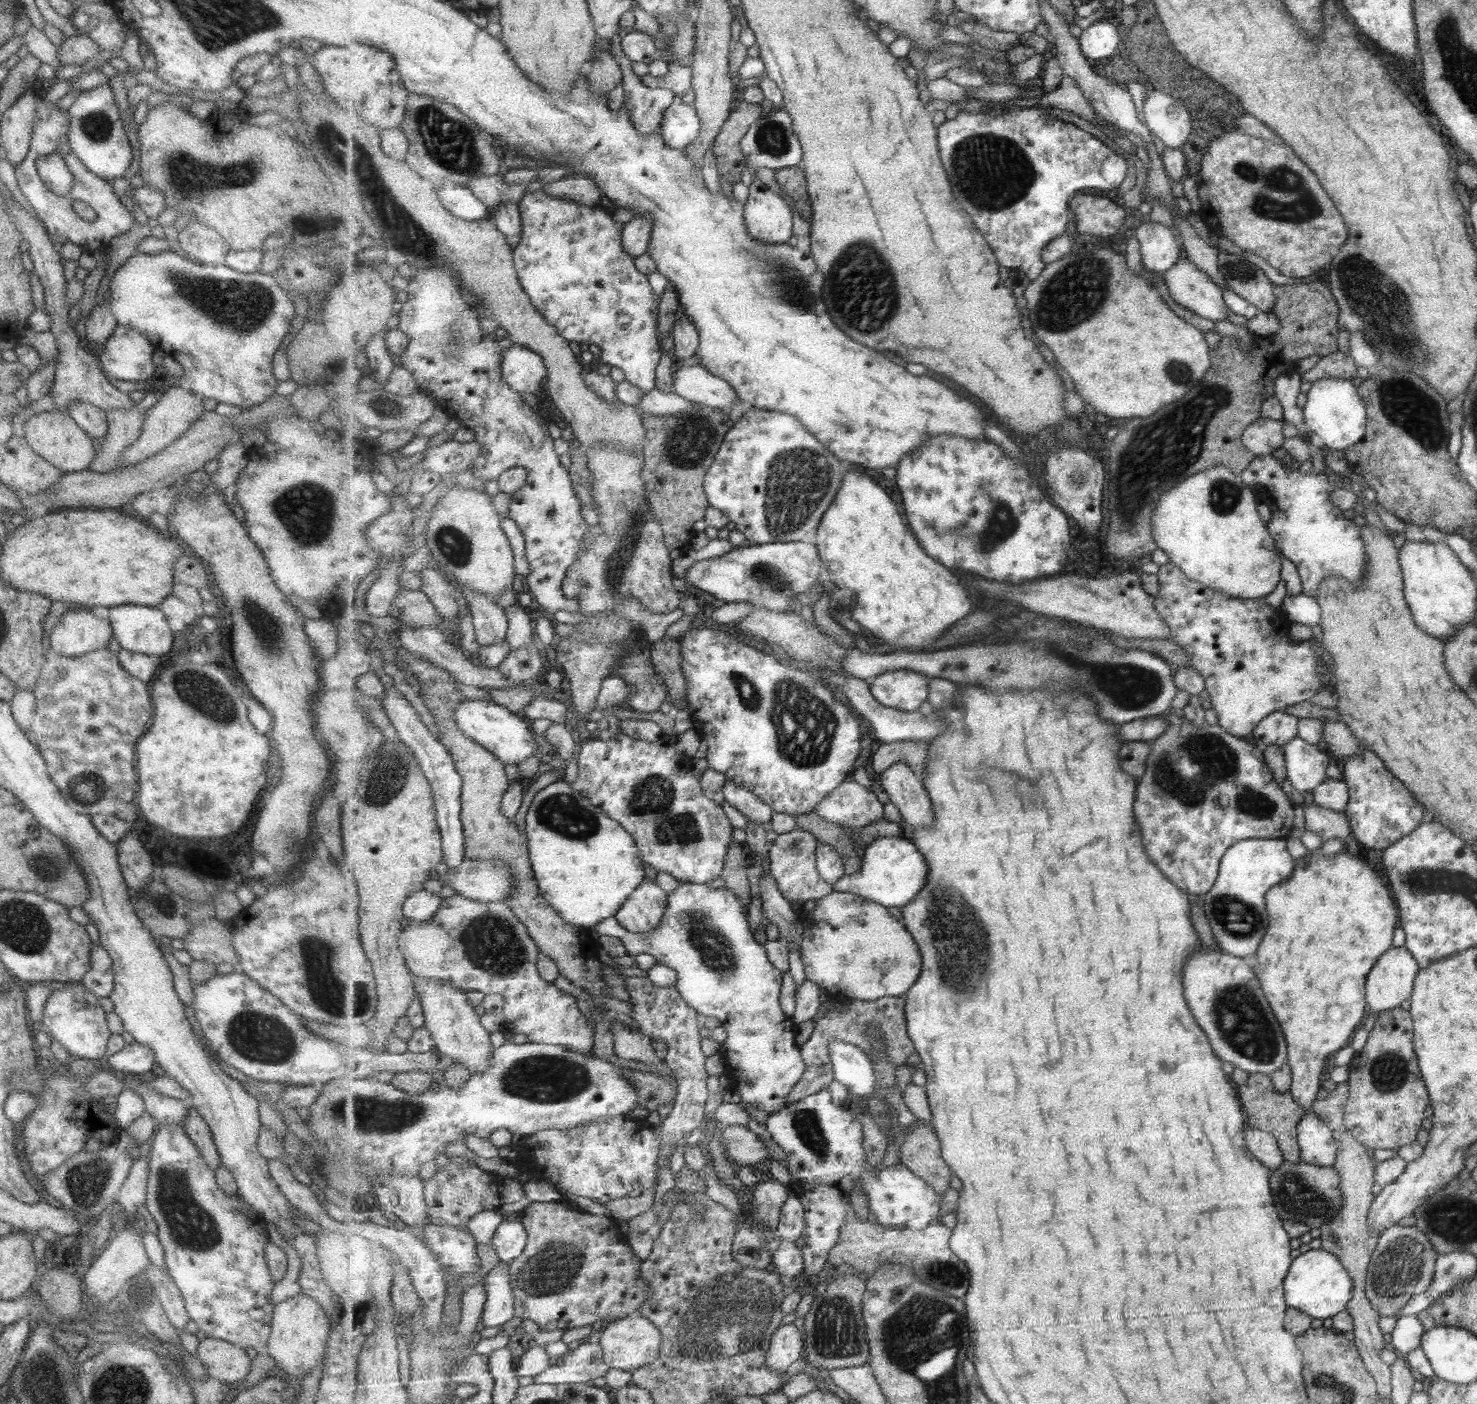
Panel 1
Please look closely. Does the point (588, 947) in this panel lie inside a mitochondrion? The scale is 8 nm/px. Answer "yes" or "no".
no

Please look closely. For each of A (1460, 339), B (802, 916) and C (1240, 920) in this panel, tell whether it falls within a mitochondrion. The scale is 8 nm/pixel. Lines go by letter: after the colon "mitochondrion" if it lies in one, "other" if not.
A: other
B: other
C: mitochondrion

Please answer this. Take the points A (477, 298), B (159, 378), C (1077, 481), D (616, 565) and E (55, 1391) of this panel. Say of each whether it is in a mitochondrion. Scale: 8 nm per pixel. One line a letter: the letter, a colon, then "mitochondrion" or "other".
A: mitochondrion
B: other
C: mitochondrion
D: mitochondrion
E: mitochondrion

